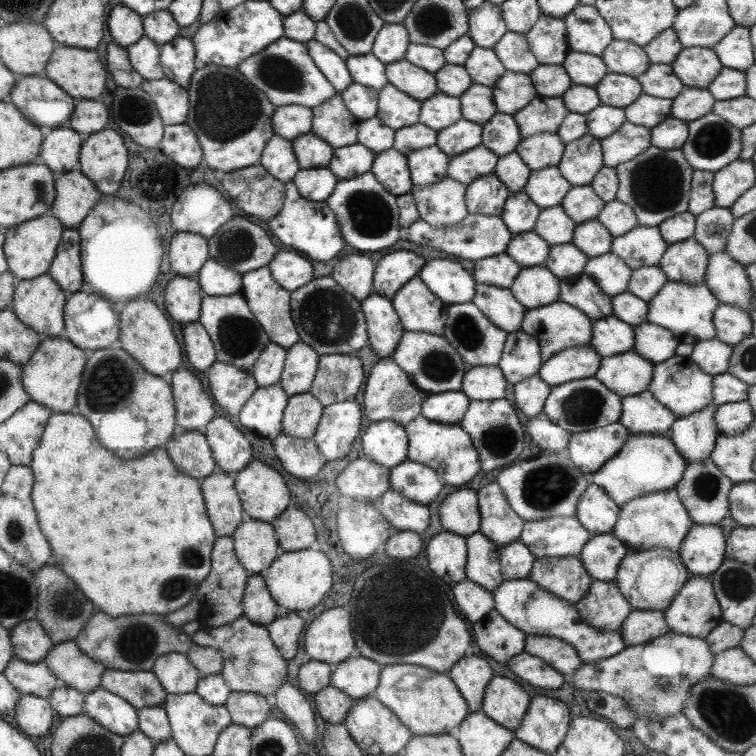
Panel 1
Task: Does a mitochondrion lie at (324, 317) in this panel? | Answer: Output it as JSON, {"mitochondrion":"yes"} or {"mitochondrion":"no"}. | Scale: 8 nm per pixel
{"mitochondrion":"yes"}

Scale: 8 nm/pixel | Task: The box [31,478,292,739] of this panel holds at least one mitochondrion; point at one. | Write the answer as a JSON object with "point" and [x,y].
{"point":[136,643]}

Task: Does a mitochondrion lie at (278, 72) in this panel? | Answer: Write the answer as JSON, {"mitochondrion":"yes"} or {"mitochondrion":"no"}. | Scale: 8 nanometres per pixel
{"mitochondrion":"yes"}

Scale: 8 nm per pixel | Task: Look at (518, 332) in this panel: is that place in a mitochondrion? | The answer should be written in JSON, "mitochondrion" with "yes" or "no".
{"mitochondrion":"no"}

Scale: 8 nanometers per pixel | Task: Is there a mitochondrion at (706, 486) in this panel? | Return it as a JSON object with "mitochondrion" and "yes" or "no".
{"mitochondrion":"yes"}

